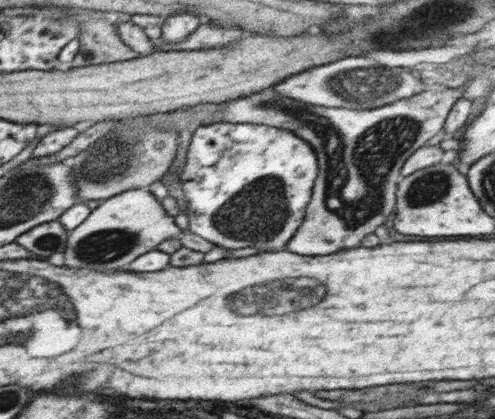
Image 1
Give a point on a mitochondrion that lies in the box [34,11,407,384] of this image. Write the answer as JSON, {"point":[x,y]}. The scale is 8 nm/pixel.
{"point":[277,289]}

